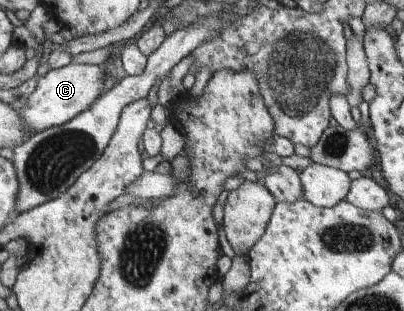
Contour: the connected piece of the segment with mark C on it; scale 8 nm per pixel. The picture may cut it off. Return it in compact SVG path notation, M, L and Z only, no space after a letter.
M72 64L62 68L51 69L45 76L37 78L37 88L27 103L19 109L24 118L25 128L34 135L53 126L60 126L69 122L93 105L93 102L106 90L106 71L97 64Z

